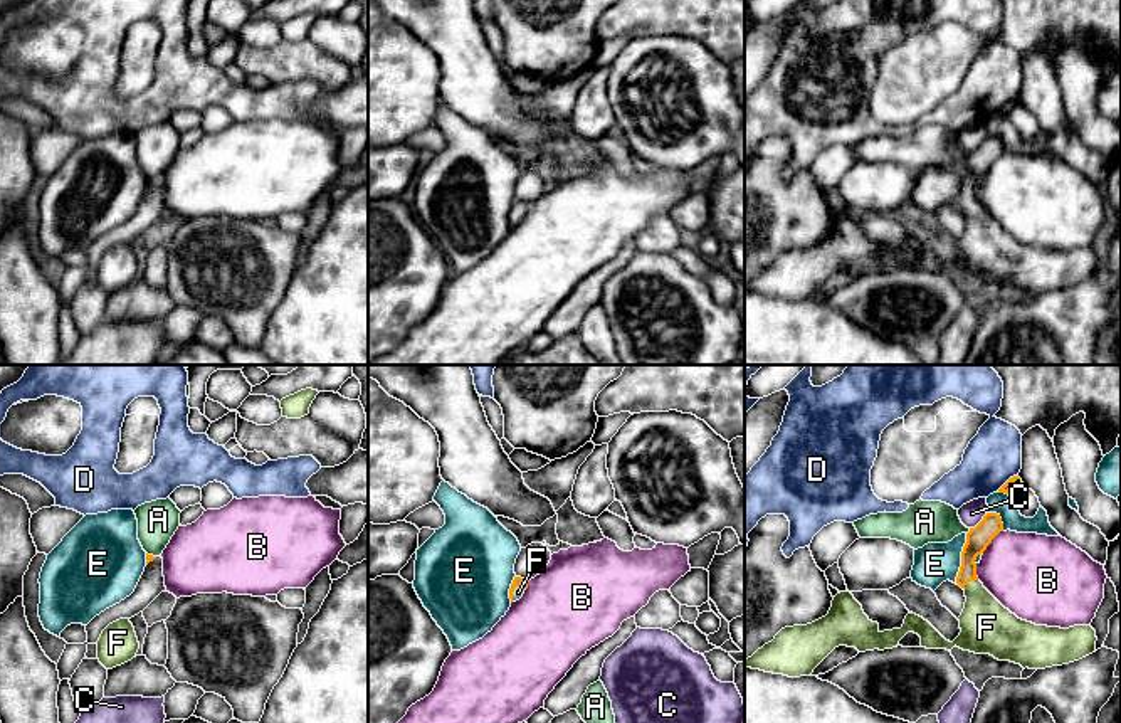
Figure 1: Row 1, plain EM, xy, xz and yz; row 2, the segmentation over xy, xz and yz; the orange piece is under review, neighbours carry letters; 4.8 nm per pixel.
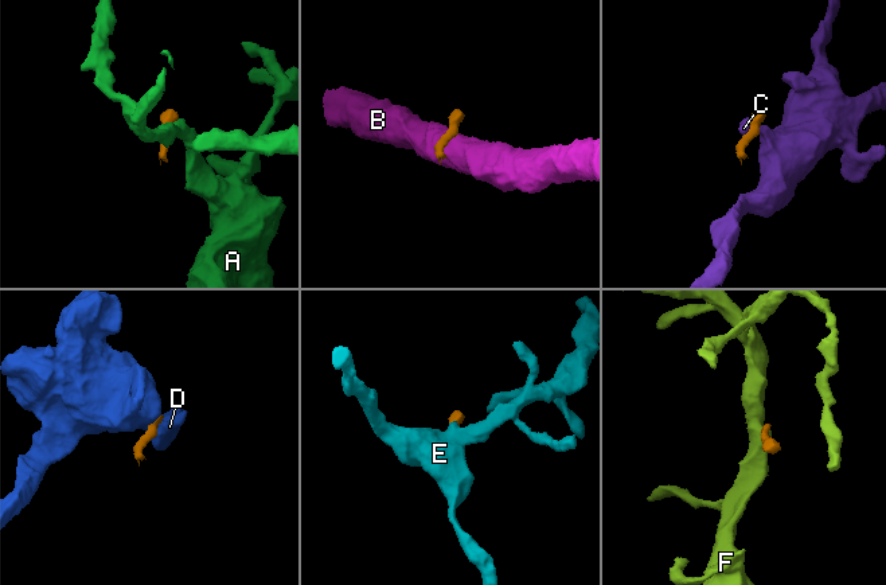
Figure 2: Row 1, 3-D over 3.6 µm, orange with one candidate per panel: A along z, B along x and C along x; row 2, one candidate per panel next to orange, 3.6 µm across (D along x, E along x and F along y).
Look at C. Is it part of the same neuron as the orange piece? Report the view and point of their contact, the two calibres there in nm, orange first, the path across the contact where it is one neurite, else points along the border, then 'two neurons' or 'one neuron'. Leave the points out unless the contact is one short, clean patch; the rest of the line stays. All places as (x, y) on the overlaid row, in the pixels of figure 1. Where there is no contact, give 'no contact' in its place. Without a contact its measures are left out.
contact yz (980, 522); calibres 110 and 110 nm; border yz (987, 513), (970, 528); two neurons

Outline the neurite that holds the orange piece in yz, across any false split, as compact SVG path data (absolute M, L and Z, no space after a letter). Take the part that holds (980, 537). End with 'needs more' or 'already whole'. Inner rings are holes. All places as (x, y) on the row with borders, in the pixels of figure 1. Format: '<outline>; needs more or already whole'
M987 513L970 528L961 551L956 583L965 590L965 609L960 636L950 642L928 620L908 614L901 629L879 631L847 592L834 597L829 614L807 625L782 629L775 639L745 661L746 668L788 678L810 676L813 669L839 646L859 652L897 647L899 641L914 632L921 647L946 649L955 646L975 654L990 654L998 661L1020 664L1024 669L1045 669L1079 661L1096 651L1096 631L1091 625L1069 629L1035 625L1005 609L978 580L976 557L1003 531L1000 515Z; needs more

